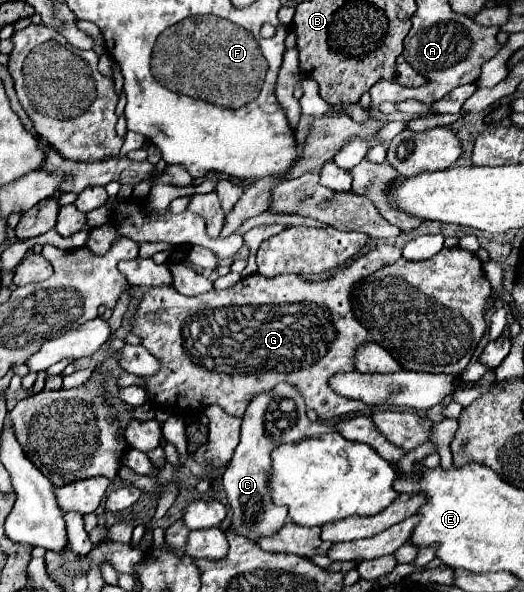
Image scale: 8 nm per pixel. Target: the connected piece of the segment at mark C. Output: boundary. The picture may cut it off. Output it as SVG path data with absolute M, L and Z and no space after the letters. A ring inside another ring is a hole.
M280 382L270 392L264 392L264 394L258 394L256 398L252 398L252 402L248 404L248 410L244 412L242 418L244 418L244 422L242 422L240 444L234 452L232 462L228 464L228 470L222 474L222 480L224 480L224 490L228 496L228 502L232 506L232 530L236 534L248 536L254 542L260 536L274 534L288 520L288 508L274 506L274 502L270 500L270 492L268 492L268 470L272 464L270 452L282 442L304 440L310 436L330 433L332 428L324 422L310 422L308 420L304 398L302 398L300 390L296 390L296 386L292 386L288 382ZM282 398L294 400L294 404L296 404L296 410L292 412L290 426L286 430L278 430L270 420L270 404L280 402Z

